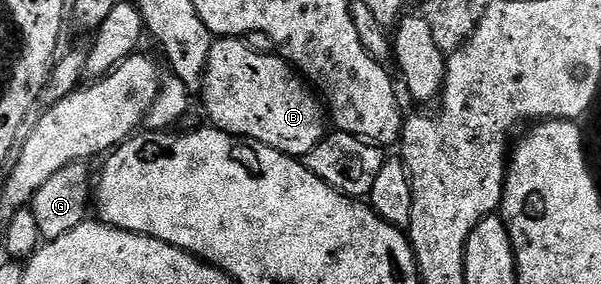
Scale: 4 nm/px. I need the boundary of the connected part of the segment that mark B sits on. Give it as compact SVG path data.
M241 38L214 39L199 99L205 103L208 123L212 127L255 144L266 144L288 156L308 156L327 134L326 109L318 93L298 75L293 65L288 60L281 59L280 55L256 52Z

